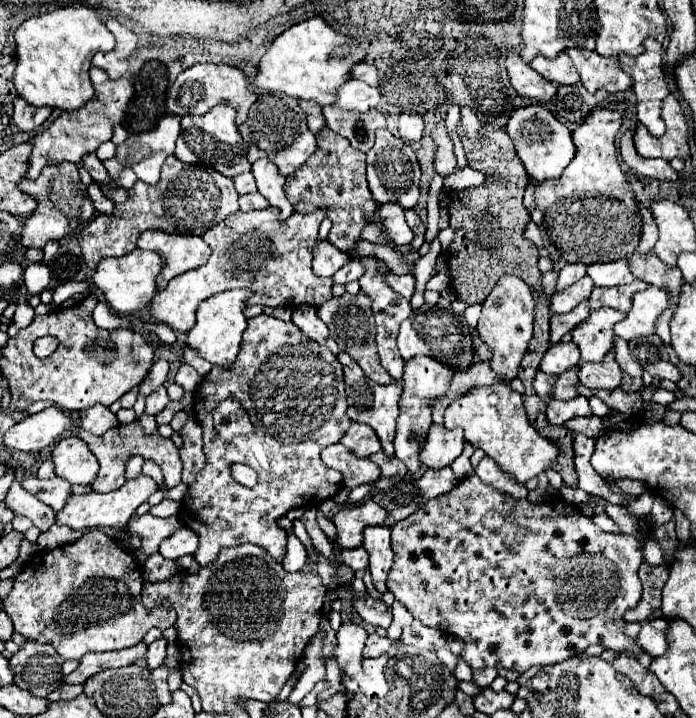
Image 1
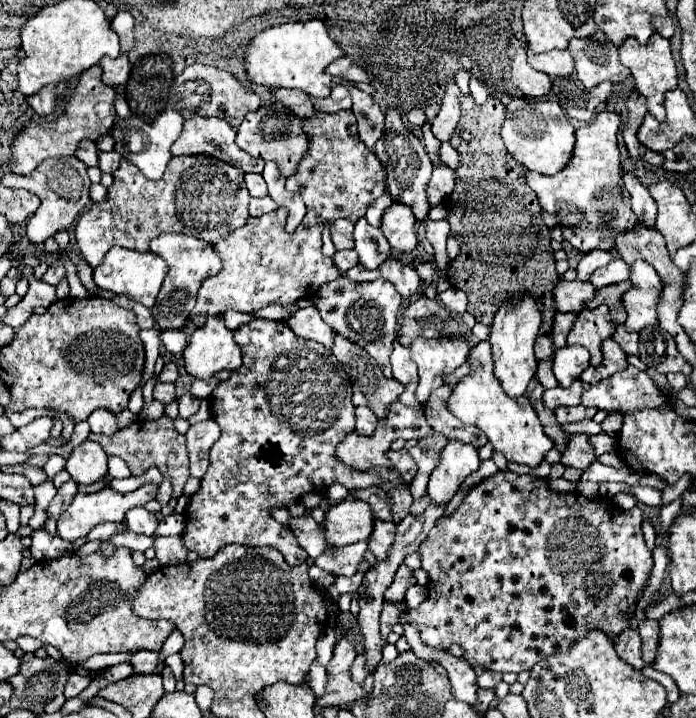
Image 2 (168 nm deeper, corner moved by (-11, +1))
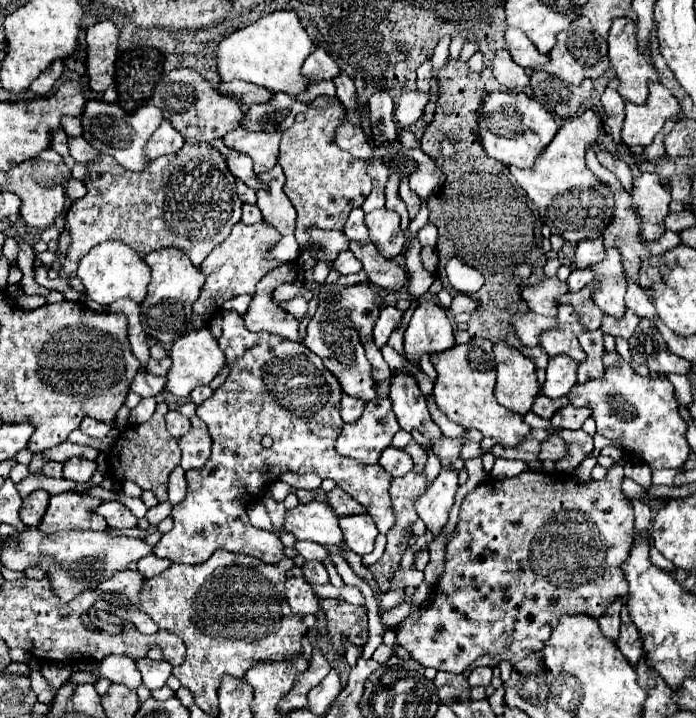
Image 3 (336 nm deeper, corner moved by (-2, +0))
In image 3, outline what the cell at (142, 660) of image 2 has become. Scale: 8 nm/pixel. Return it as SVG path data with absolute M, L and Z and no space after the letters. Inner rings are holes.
M106 656L100 662L98 670L100 670L102 678L116 682L116 684L130 686L130 690L136 690L142 684L136 662L130 658L124 658L124 656Z

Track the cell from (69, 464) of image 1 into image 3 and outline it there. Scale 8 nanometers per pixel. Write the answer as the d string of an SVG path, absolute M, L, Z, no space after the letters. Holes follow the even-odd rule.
M70 458L64 464L64 478L74 482L88 482L96 470L96 462L86 458Z

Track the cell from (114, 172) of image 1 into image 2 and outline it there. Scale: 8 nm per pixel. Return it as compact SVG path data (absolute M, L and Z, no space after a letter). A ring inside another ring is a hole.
M99 151L99 169L103 173L115 173L115 169L119 169L121 159L123 159L123 155L119 151L111 151L111 153Z

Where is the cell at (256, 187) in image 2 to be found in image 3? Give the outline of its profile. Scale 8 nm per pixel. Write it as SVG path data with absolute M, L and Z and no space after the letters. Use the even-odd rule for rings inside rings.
M236 182L236 190L238 190L238 196L240 196L240 200L244 204L256 204L256 192L250 190L250 188L246 188L246 184Z

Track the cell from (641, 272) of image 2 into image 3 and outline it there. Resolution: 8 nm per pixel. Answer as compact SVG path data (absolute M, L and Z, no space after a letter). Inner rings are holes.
M614 248L606 250L606 258L594 266L598 288L594 290L592 298L598 308L602 308L606 314L620 318L626 310L624 294L626 294L626 274L620 262L620 252Z

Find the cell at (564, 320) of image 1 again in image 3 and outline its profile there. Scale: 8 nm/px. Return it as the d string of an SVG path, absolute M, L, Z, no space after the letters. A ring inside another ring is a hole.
M526 312L526 314L516 314L512 316L510 324L514 326L516 336L520 338L520 342L524 346L538 346L538 334L544 330L550 330L556 326L556 318L548 318L548 316L540 316L534 312Z

